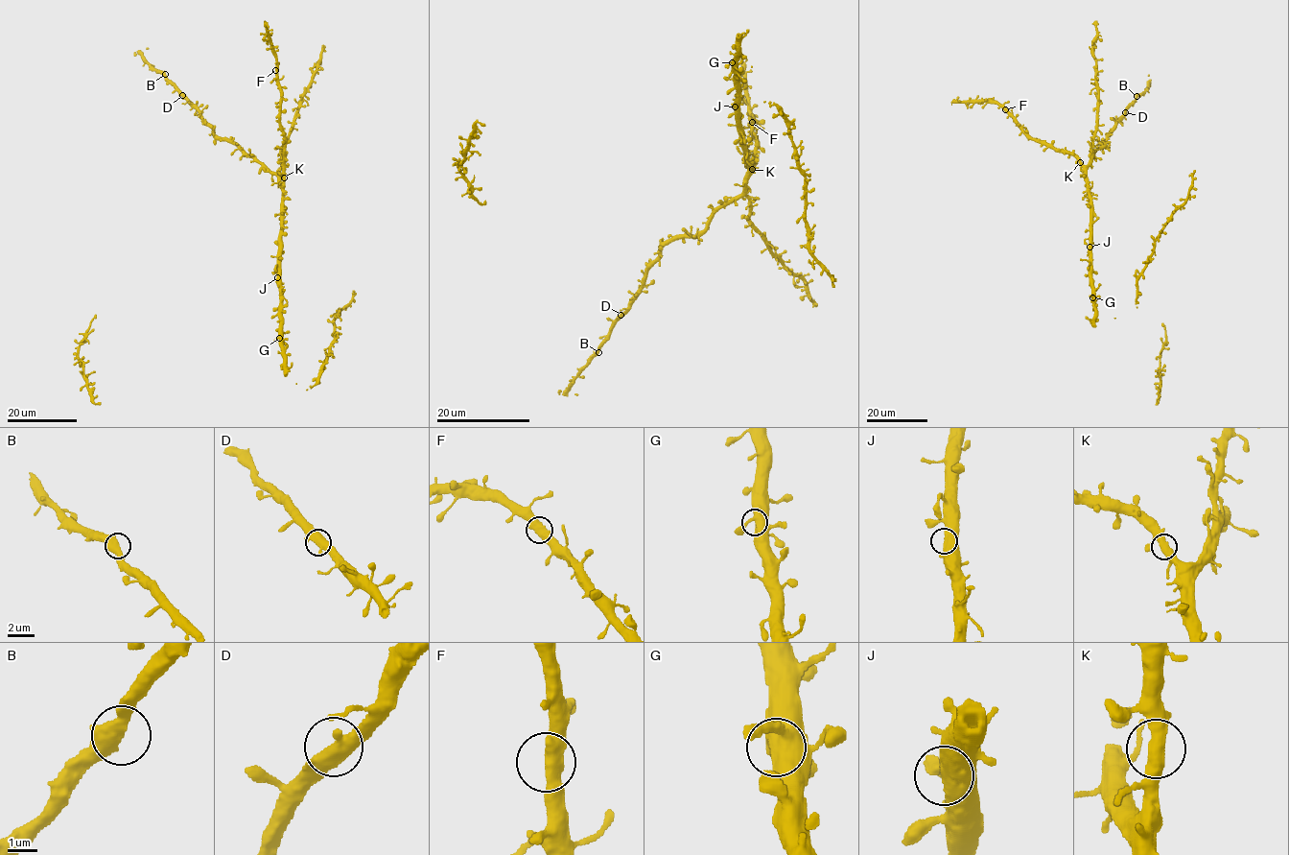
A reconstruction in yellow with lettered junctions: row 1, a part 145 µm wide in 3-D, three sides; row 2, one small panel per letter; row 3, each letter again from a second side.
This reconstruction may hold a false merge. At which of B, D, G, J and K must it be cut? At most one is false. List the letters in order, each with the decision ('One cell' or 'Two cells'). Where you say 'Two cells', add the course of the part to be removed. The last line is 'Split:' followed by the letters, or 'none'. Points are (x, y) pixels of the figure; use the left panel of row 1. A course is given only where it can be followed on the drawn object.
B: One cell
D: One cell
G: One cell
J: One cell
K: One cell
Split: none

